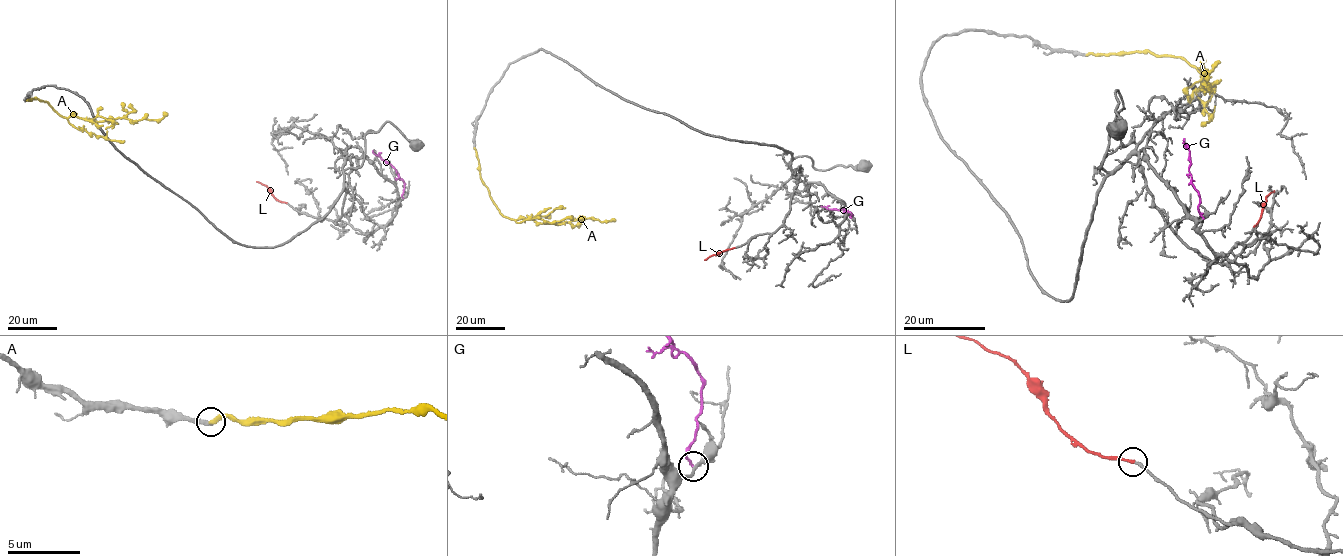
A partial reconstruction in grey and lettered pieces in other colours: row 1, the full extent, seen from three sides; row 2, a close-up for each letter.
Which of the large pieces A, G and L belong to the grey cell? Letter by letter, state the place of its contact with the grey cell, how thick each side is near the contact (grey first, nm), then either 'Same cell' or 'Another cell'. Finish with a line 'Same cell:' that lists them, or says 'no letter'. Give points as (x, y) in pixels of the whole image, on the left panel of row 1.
A: Touches grey at (26, 100). Thickness 300 nm (grey) against 280 nm. Another cell
G: Touches grey at (403, 198). Thickness 220 nm (grey) against 140 nm. Another cell
L: Touches grey at (286, 203). Thickness 180 nm (grey) against 180 nm. Same cell
Same cell: L

